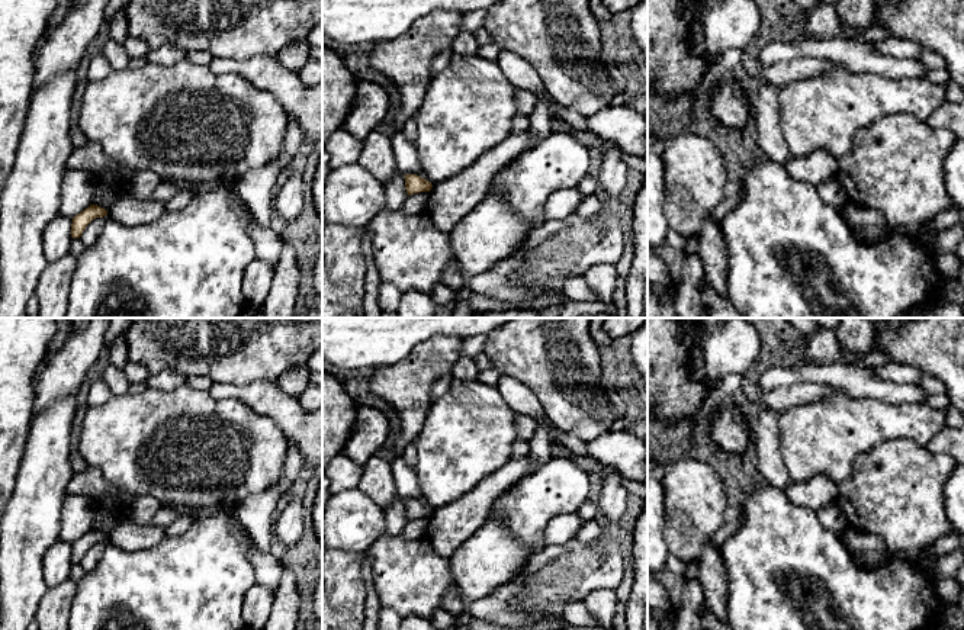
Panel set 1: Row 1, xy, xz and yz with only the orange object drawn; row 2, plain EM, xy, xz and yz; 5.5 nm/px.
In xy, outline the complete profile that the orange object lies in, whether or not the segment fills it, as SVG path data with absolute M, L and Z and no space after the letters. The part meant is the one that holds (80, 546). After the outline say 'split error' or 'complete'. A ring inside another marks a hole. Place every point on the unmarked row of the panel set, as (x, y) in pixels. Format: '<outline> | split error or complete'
M90 530L86 533L83 537L75 540L71 549L71 562L73 563L80 563L86 552L96 543L103 543L107 540L107 536L97 531L97 530Z | complete

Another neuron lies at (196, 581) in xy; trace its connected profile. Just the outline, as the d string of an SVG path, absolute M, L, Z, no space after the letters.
M225 510L193 520L184 534L164 537L145 550L128 552L106 540L102 560L77 584L68 630L247 630L242 602L257 584L250 560L253 543L235 512Z

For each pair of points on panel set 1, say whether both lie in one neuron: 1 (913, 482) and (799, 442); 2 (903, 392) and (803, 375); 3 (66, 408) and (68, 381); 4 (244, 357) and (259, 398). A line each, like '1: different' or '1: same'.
1: different
2: same
3: different
4: different

